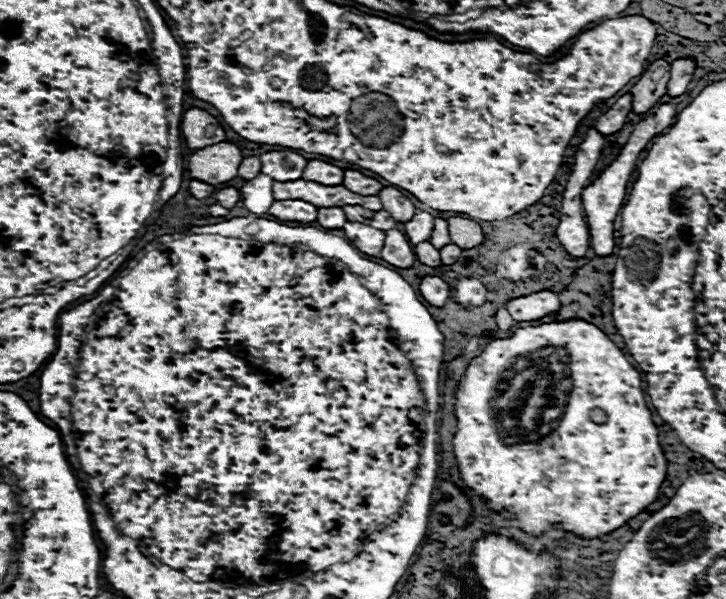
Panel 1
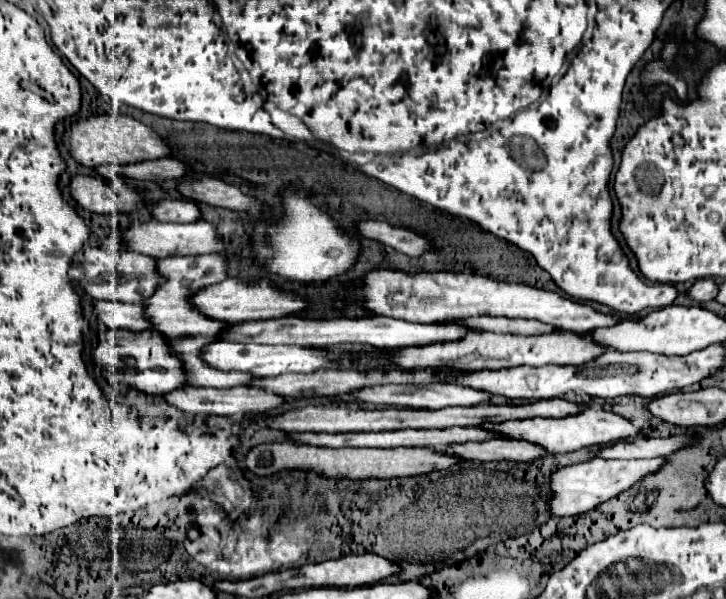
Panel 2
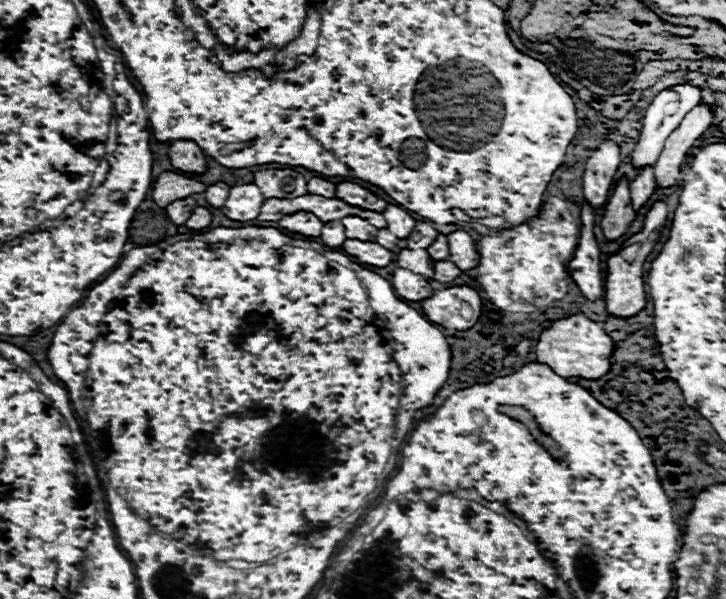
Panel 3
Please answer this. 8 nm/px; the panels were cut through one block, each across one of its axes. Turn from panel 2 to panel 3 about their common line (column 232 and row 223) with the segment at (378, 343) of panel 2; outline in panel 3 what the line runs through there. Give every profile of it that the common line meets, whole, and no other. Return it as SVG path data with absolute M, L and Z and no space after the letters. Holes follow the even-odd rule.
M332 220L332 222L326 222L324 228L322 228L322 234L320 234L322 242L330 248L336 248L336 246L342 246L346 236L344 236L344 226L340 220Z

